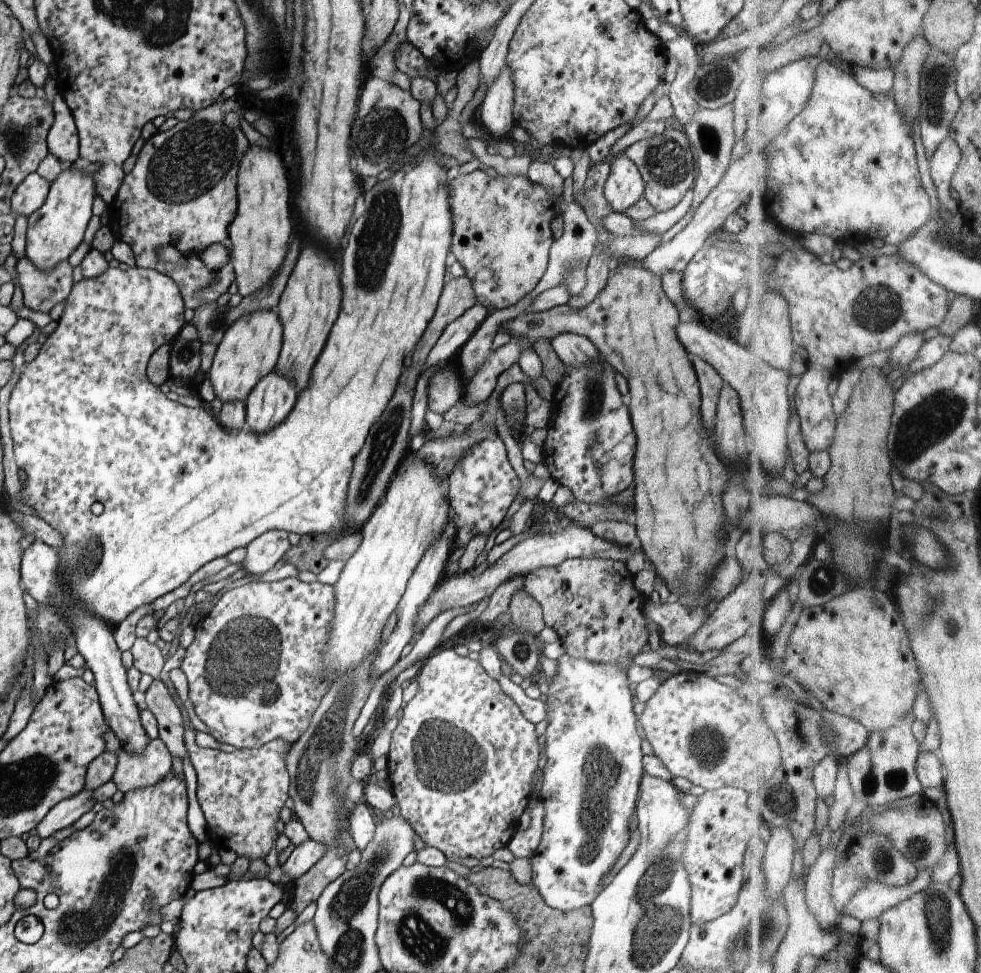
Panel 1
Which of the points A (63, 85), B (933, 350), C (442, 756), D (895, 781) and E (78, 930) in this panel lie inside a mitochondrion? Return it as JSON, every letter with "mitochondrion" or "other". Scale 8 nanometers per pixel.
{"A":"other","B":"other","C":"mitochondrion","D":"mitochondrion","E":"mitochondrion"}

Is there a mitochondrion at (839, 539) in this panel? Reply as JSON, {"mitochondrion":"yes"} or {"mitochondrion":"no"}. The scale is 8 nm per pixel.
{"mitochondrion":"no"}

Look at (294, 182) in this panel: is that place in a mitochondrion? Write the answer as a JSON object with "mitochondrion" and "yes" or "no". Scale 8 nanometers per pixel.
{"mitochondrion":"no"}

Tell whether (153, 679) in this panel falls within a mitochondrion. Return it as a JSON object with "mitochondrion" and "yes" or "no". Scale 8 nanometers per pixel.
{"mitochondrion":"no"}

